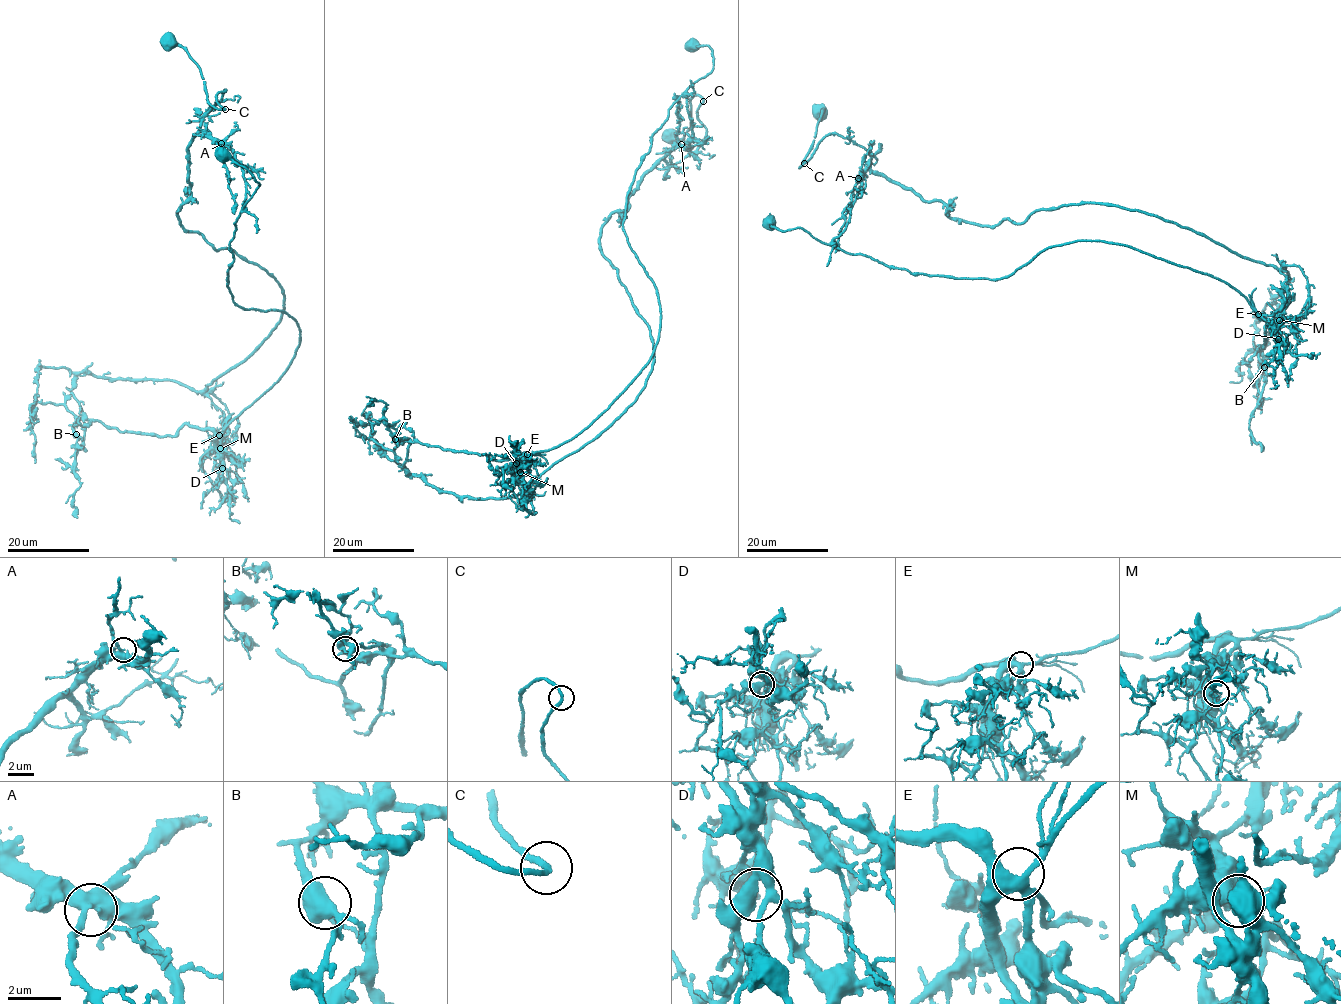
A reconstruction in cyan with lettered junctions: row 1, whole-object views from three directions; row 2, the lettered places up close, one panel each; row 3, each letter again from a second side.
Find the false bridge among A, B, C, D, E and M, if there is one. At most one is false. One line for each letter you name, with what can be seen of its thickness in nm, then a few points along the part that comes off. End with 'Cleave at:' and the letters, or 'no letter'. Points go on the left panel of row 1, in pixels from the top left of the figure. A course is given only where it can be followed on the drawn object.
B: Thickness 420 nm. Course of the part to remove: (76, 434), (223, 433), (299, 343), (290, 315), (226, 284), (260, 184), (216, 142)
Cleave at: B

